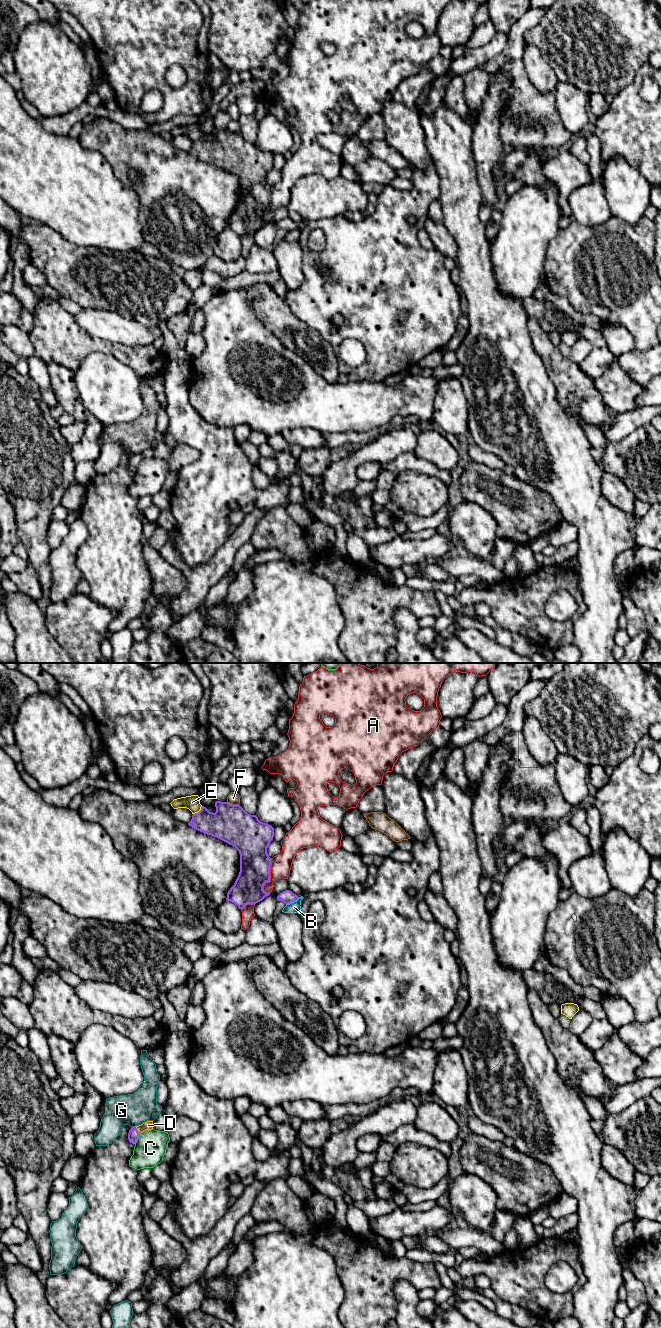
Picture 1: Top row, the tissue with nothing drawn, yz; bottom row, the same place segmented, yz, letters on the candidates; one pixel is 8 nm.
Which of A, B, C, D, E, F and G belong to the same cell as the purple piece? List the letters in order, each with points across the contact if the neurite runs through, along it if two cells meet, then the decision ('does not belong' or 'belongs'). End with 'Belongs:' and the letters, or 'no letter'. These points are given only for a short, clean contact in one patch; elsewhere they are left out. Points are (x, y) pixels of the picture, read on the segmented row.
A: does not belong
B: border along yz (299, 897), (286, 904); does not belong
C: does not belong
D: runs through yz (133, 1135), (136, 1129), (148, 1125); belongs
E: does not belong
F: does not belong
G: does not belong
Belongs: D

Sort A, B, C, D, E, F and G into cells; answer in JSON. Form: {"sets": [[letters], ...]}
{"sets": [["A"], ["B"], ["C"], ["D"], ["E"], ["F"], ["G"]]}

